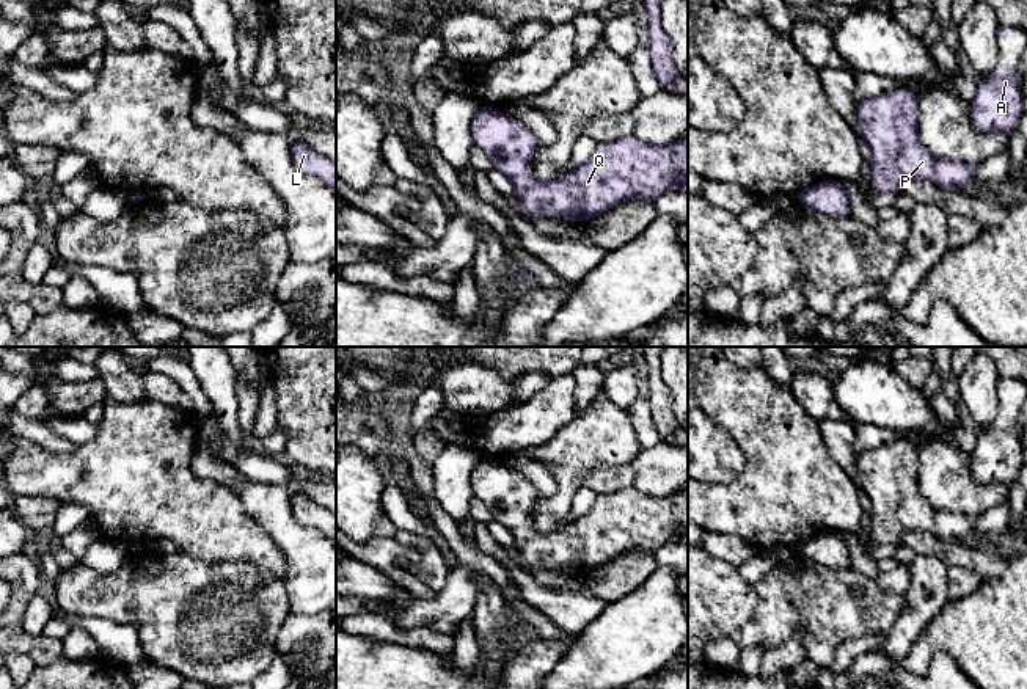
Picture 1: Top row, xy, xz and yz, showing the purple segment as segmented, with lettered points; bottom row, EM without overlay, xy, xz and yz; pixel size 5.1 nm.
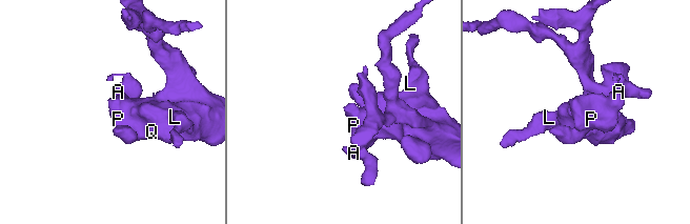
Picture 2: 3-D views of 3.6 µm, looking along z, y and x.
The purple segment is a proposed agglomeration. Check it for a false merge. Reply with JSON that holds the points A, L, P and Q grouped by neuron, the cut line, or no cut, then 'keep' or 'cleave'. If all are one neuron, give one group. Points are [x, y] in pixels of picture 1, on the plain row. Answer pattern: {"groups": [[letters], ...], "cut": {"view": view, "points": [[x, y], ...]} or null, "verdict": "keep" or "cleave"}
{"groups": [["A", "L", "P", "Q"]], "cut": null, "verdict": "keep"}

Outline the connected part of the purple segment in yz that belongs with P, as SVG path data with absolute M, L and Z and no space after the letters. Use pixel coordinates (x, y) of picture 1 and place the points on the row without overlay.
M905 439L857 457L859 488L870 507L875 541L897 546L906 532L914 530L955 541L972 535L978 515L937 510L922 496L917 458L917 446Z

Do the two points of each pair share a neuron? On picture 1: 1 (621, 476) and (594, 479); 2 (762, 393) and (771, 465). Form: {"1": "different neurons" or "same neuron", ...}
{"1": "same neuron", "2": "same neuron"}

